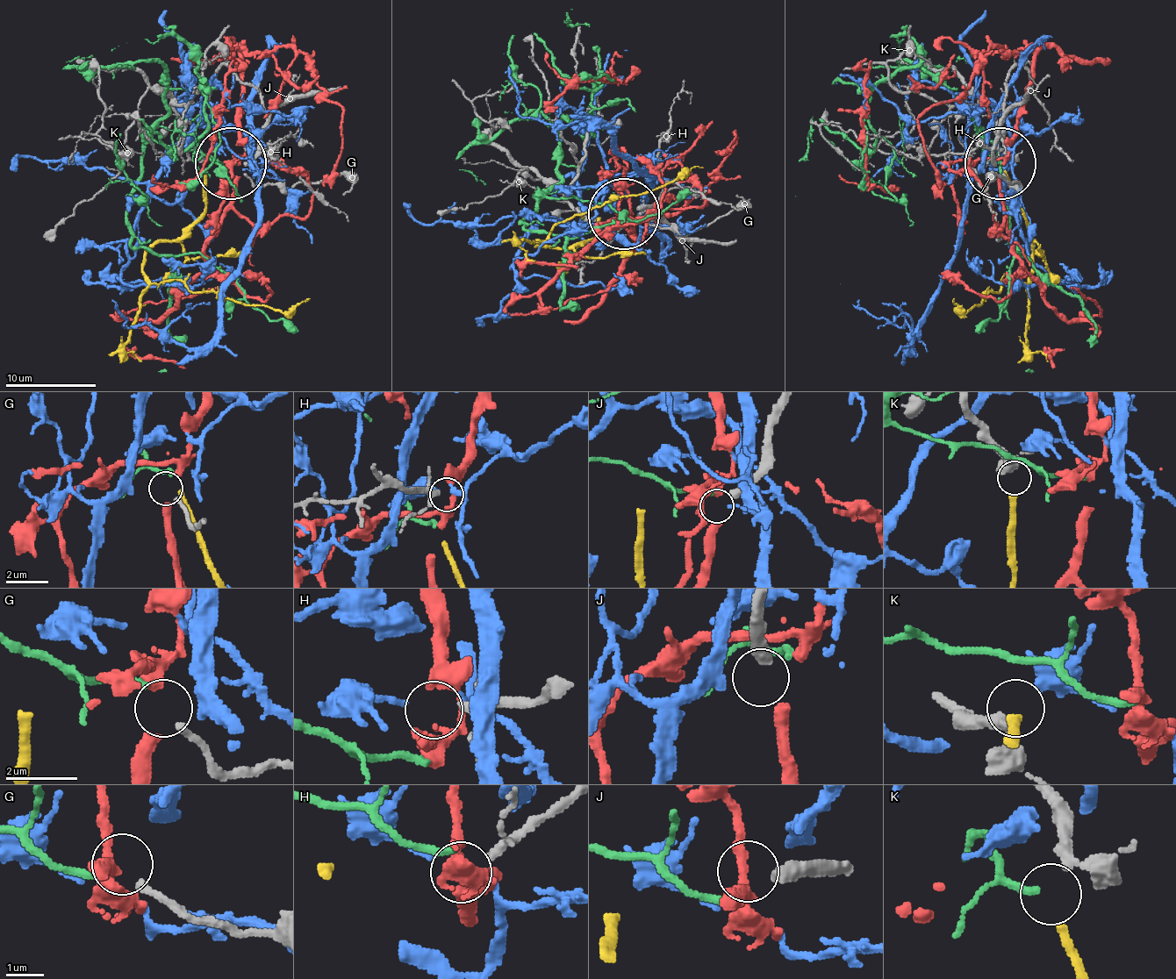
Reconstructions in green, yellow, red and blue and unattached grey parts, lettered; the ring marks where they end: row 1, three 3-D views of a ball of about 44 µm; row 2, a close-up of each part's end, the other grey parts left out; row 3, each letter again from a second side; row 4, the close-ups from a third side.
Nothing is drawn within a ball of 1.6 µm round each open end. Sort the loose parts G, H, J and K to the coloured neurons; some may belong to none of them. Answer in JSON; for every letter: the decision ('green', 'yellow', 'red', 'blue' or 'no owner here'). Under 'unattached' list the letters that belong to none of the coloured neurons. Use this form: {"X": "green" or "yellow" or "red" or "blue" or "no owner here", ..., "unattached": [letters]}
{"G": "green", "H": "no owner here", "J": "no owner here", "K": "yellow", "unattached": ["H", "J"]}

